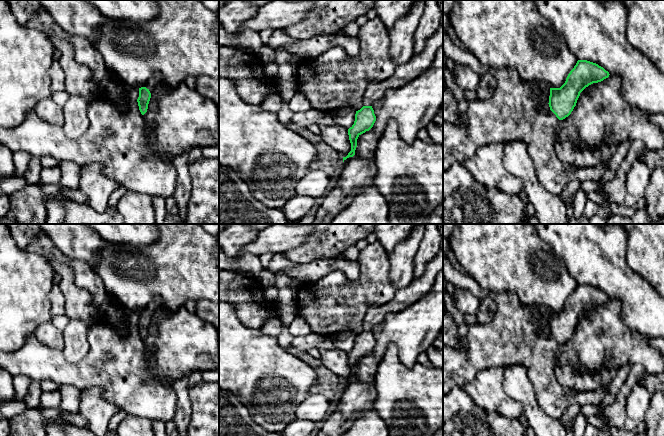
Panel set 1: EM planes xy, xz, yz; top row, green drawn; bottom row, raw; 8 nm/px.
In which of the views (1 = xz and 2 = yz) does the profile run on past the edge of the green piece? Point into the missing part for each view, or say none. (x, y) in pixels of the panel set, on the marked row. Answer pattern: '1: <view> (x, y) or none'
1: xz (419, 62)
2: yz (544, 98)

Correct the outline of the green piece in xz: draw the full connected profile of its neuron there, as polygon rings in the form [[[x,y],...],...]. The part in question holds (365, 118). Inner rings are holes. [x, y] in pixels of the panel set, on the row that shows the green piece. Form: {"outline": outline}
{"outline": [[[443,14],[438,30],[427,40],[424,49],[420,53],[413,54],[408,62],[396,66],[391,77],[381,82],[370,83],[366,87],[363,96],[364,106],[356,111],[354,124],[348,129],[351,151],[346,157],[343,157],[343,162],[355,155],[358,137],[373,127],[376,116],[372,104],[383,100],[388,90],[404,86],[421,76],[433,65],[435,56],[442,47]]]}

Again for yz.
{"outline": [[[578,60],[560,88],[550,88],[550,96],[541,95],[540,107],[547,104],[559,120],[568,117],[576,106],[580,93],[589,85],[609,77],[609,72],[596,63]]]}

